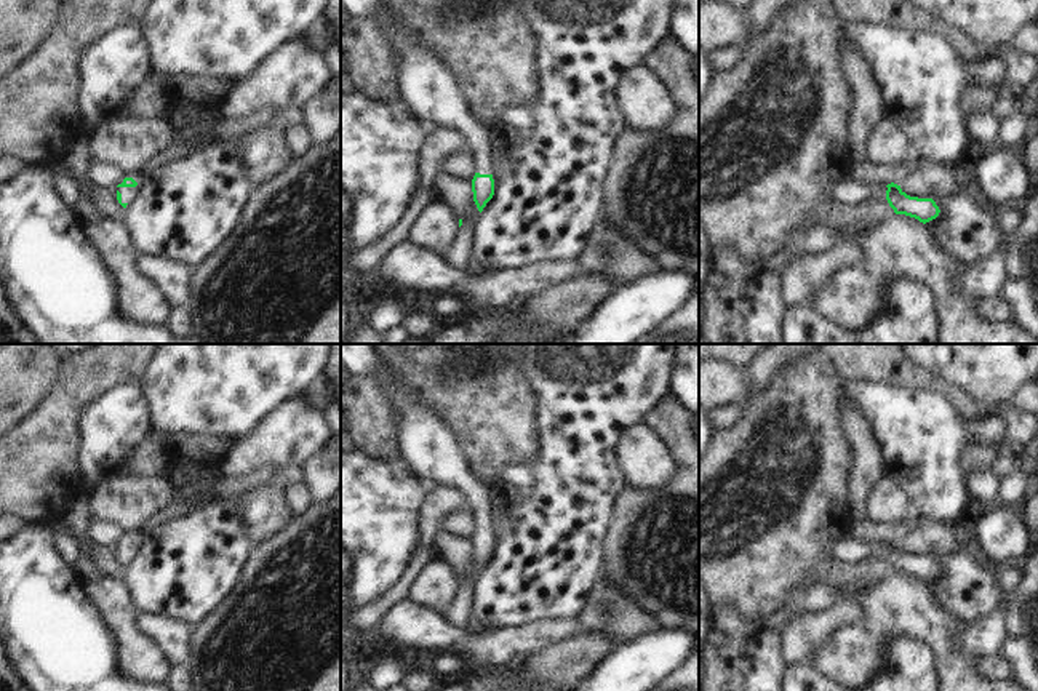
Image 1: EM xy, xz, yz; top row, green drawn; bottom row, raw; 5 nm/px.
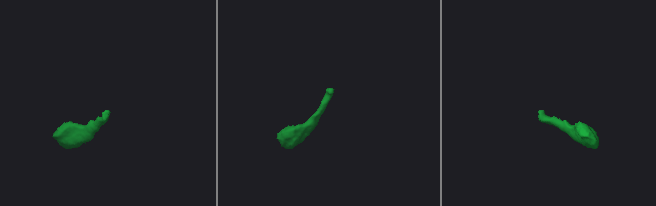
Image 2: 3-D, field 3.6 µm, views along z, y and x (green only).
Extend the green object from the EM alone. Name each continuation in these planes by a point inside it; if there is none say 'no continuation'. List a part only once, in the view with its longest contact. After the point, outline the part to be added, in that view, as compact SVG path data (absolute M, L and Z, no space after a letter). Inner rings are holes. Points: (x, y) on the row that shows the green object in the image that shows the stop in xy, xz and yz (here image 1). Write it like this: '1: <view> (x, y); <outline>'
1: xy (128, 194); M134 173L131 178L138 182L136 187L117 187L117 190L122 194L122 203L130 203L144 181L142 173Z

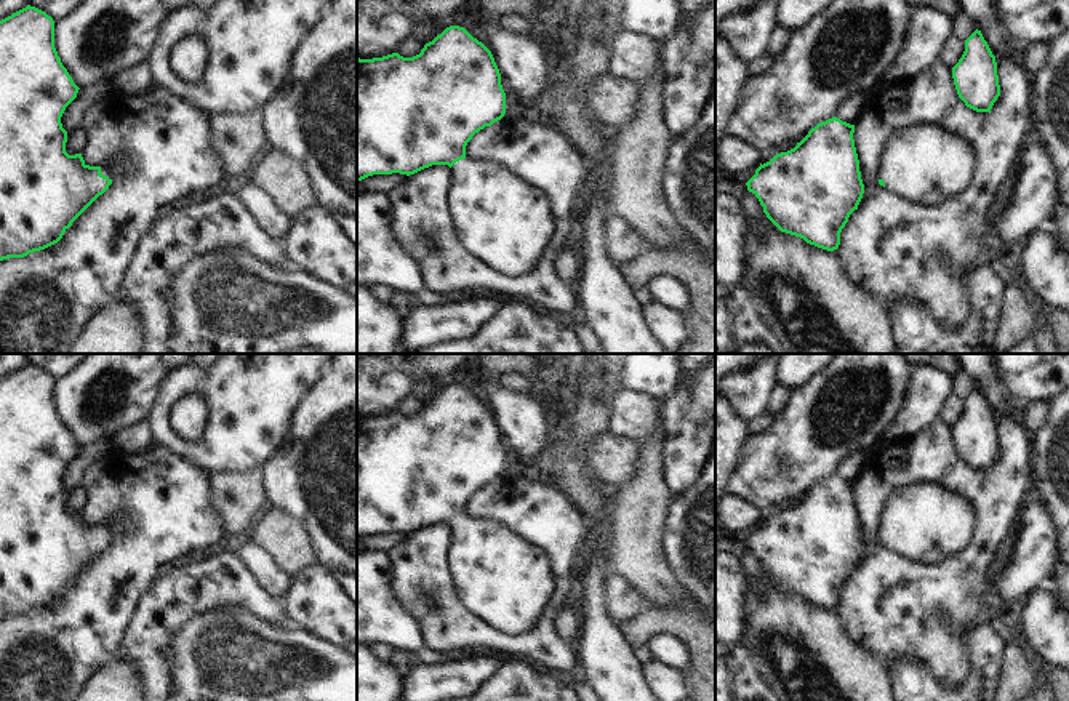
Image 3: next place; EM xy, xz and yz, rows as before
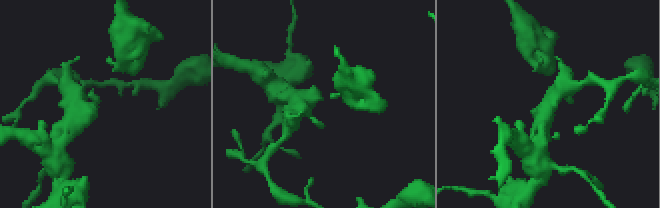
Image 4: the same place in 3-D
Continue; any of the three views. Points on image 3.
1: xy (122, 165); M117 155L110 166L101 168L101 174L114 179L120 174L130 174L136 165L126 155Z

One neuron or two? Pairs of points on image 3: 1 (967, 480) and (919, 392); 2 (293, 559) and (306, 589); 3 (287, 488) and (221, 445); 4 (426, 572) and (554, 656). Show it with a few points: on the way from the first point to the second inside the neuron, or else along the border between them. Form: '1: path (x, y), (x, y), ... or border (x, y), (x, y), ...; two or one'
1: border (938, 418), (917, 432), (901, 437); two
2: border (317, 562), (304, 567), (292, 578); two
3: border (284, 440), (284, 445), (260, 469); two
4: path (450, 607), (476, 632), (500, 642), (519, 644); one

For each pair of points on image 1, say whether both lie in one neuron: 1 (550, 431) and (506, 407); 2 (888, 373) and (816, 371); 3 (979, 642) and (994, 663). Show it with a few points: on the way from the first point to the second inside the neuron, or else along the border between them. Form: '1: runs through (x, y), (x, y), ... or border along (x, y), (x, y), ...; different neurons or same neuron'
1: border along (531, 387), (538, 395), (539, 455), (534, 461); different neurons
2: border along (829, 360), (843, 379); different neurons
3: border along (997, 655), (979, 659); different neurons

